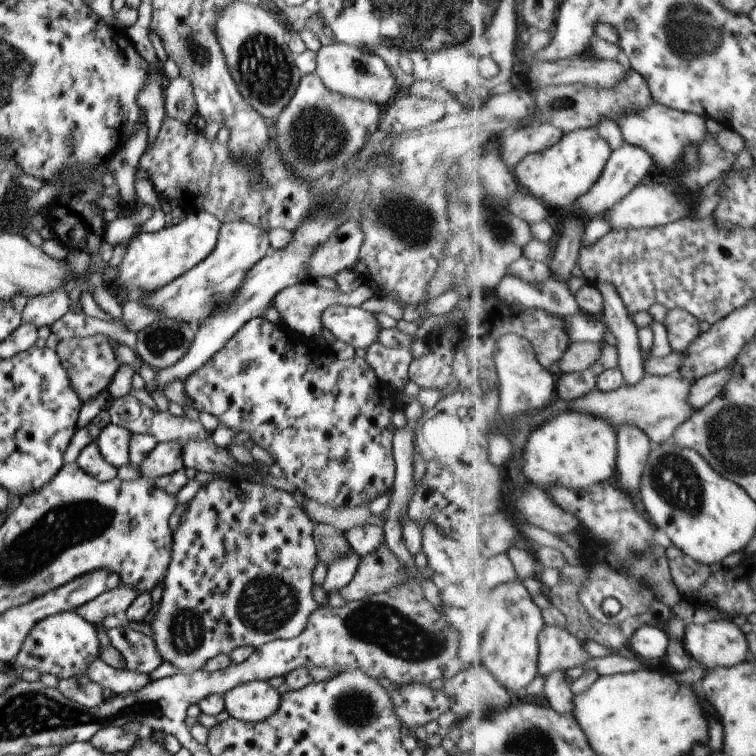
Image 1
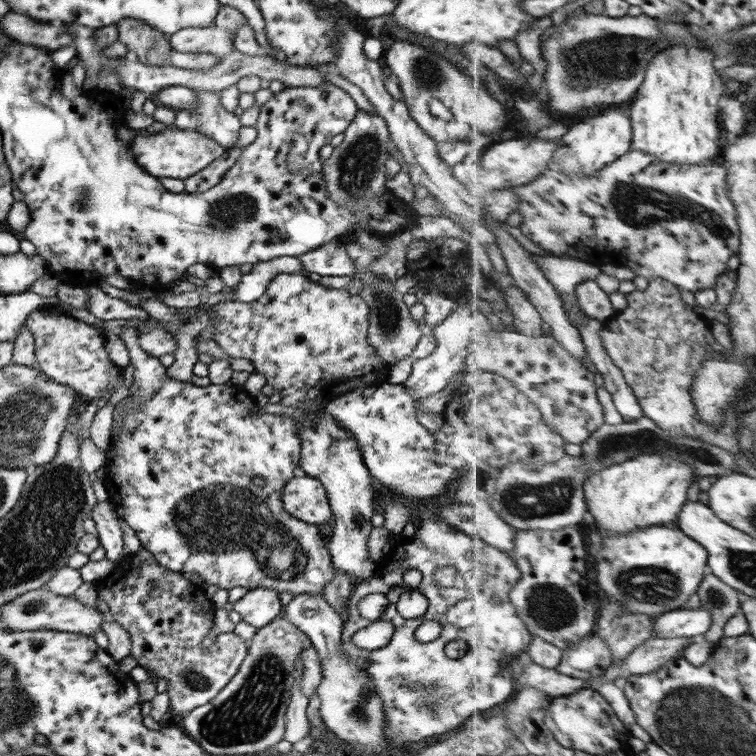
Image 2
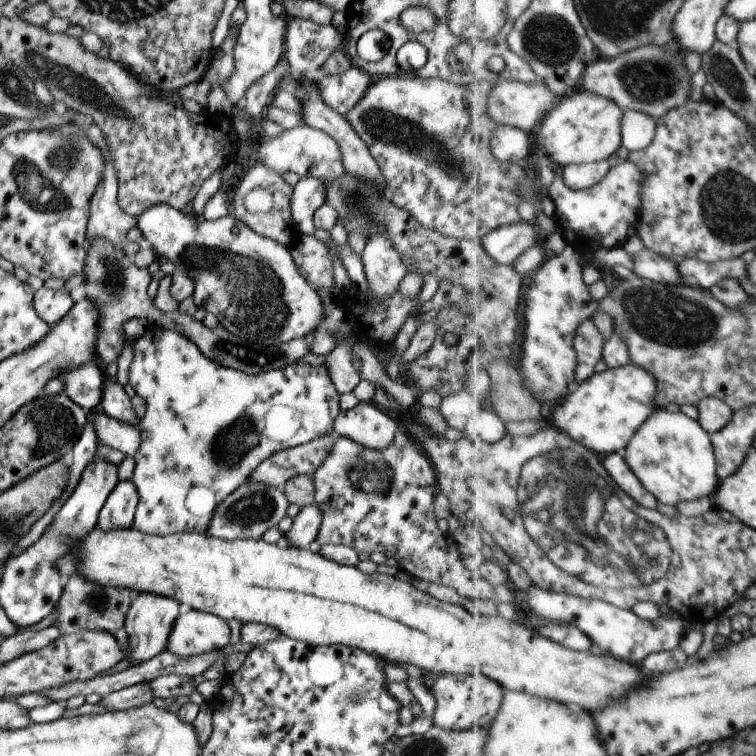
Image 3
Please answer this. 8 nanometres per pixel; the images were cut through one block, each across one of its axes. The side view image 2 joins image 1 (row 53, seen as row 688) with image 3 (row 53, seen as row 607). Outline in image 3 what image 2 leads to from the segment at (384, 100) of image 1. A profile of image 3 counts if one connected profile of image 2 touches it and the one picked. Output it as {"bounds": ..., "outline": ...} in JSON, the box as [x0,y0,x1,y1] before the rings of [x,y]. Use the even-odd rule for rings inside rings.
{"bounds":[282,18,343,80],"outline":[[[297,18],[283,19],[285,29],[285,36],[283,42],[282,56],[287,59],[291,78],[294,80],[299,78],[301,74],[304,76],[312,76],[321,71],[322,64],[335,52],[337,46],[343,42],[343,37],[335,30],[335,27],[329,25],[317,26],[310,20],[297,20]]]}

